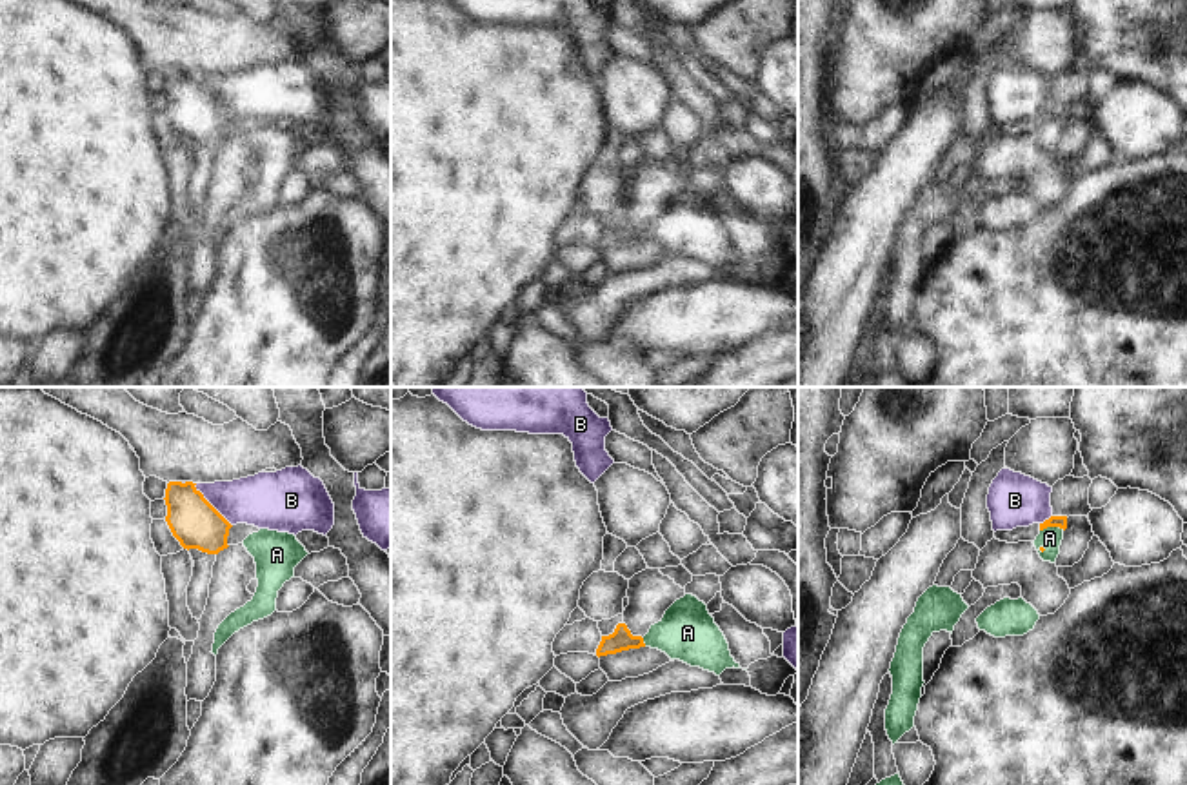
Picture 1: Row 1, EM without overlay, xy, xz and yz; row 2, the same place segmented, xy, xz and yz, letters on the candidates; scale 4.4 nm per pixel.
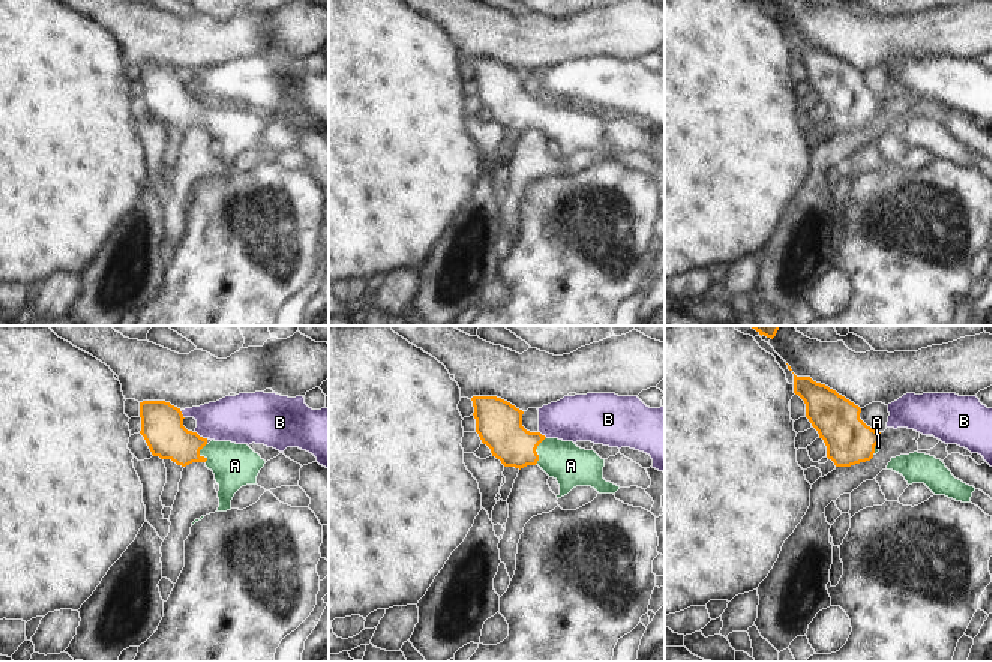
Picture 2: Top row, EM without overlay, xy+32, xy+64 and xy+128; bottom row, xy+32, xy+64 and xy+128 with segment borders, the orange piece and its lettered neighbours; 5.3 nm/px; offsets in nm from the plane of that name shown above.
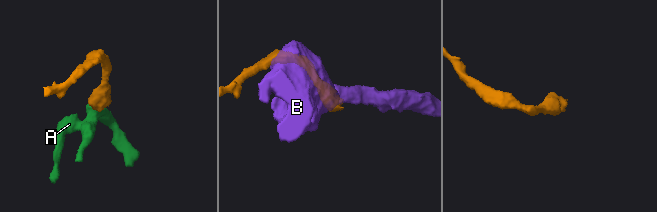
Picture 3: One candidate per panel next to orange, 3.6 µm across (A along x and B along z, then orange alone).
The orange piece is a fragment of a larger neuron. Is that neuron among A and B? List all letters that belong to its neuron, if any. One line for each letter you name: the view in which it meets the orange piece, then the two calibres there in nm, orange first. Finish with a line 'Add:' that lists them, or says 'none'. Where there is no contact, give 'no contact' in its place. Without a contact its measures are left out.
A: meets orange in yz; 50 nm thick on the orange side, 100 nm on the other
Add: A

